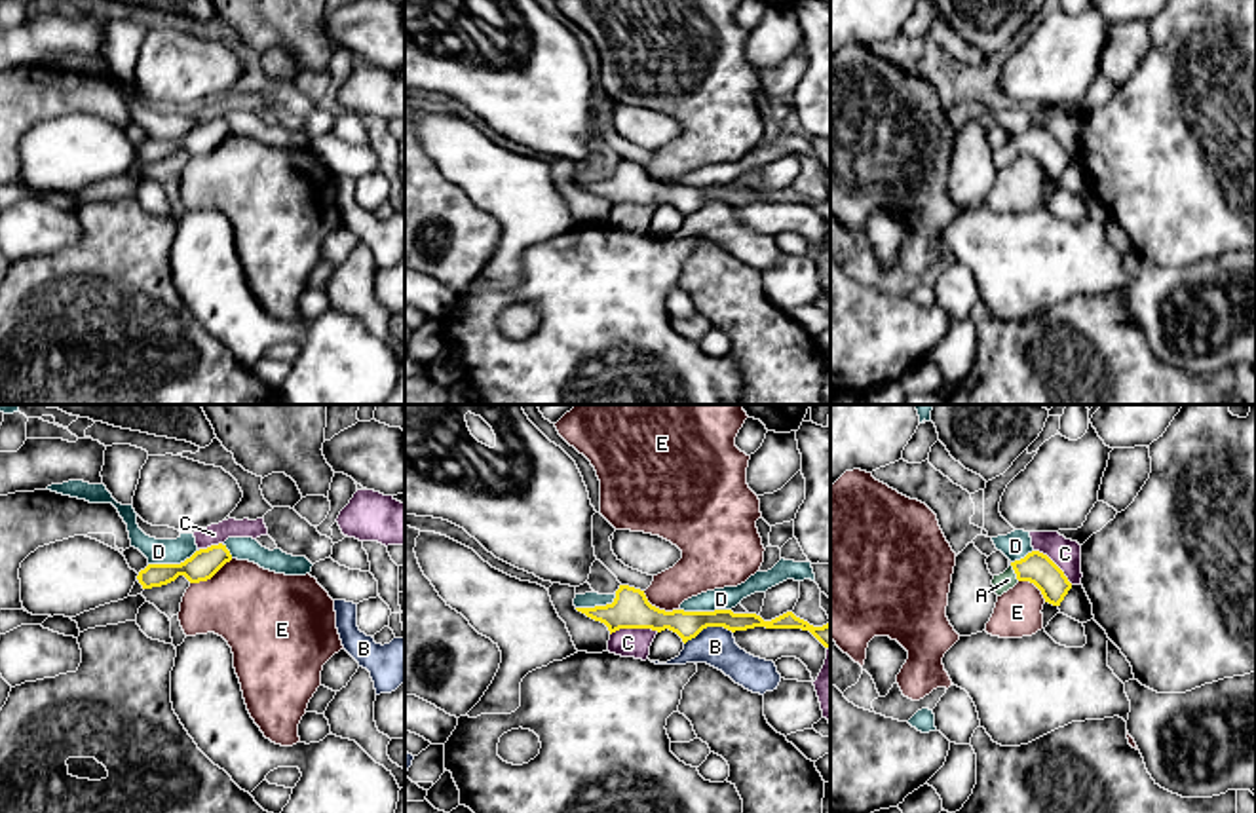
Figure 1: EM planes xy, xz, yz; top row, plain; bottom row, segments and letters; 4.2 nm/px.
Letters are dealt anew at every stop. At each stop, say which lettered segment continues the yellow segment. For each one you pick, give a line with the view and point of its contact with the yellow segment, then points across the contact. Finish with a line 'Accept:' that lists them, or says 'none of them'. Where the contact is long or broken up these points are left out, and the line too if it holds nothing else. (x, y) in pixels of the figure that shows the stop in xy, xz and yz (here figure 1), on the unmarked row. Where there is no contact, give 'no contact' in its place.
A: meets yellow in yz at (1015, 147); runs through yz (1038, 143), (1015, 147), (1008, 154)
Accept: A

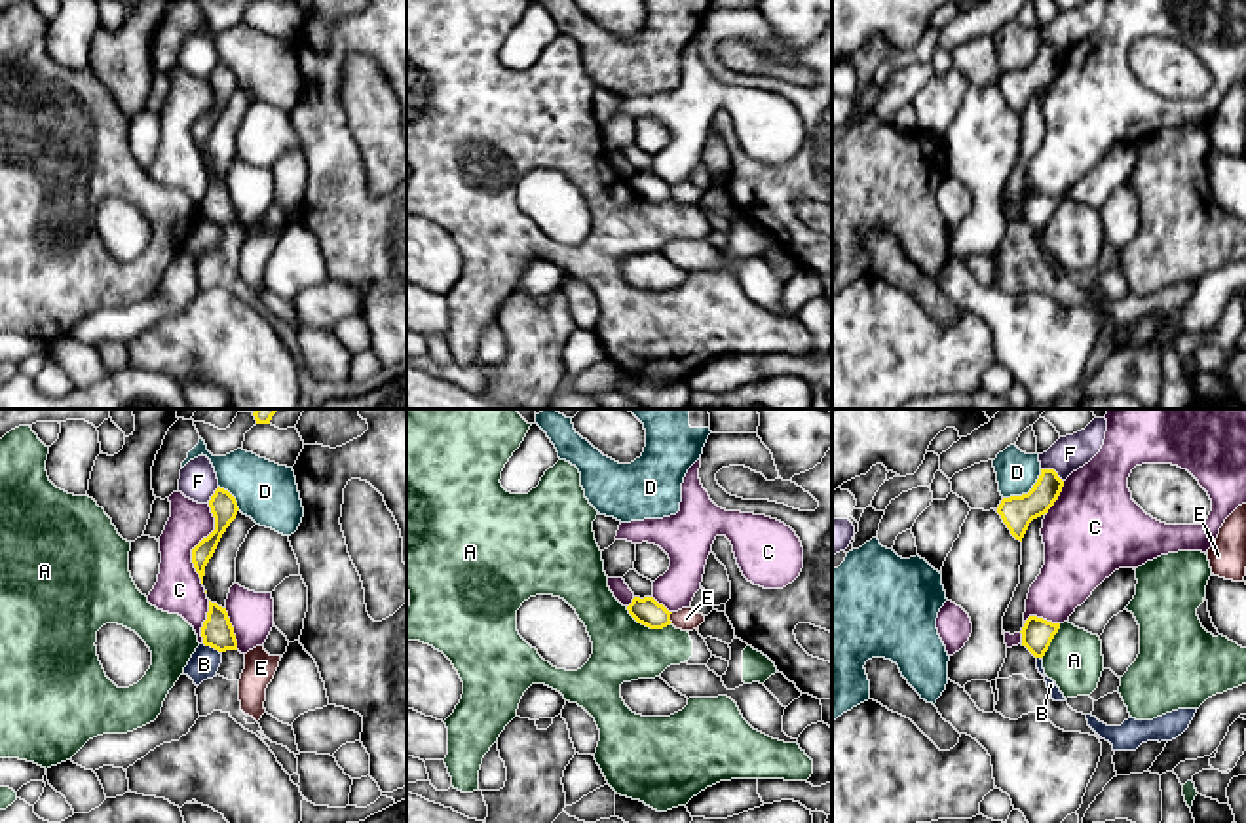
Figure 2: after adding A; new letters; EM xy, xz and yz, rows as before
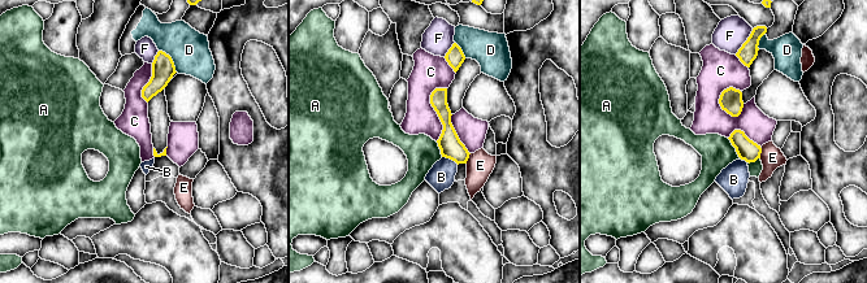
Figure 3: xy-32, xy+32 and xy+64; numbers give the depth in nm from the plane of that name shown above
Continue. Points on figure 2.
Accept: none of them

